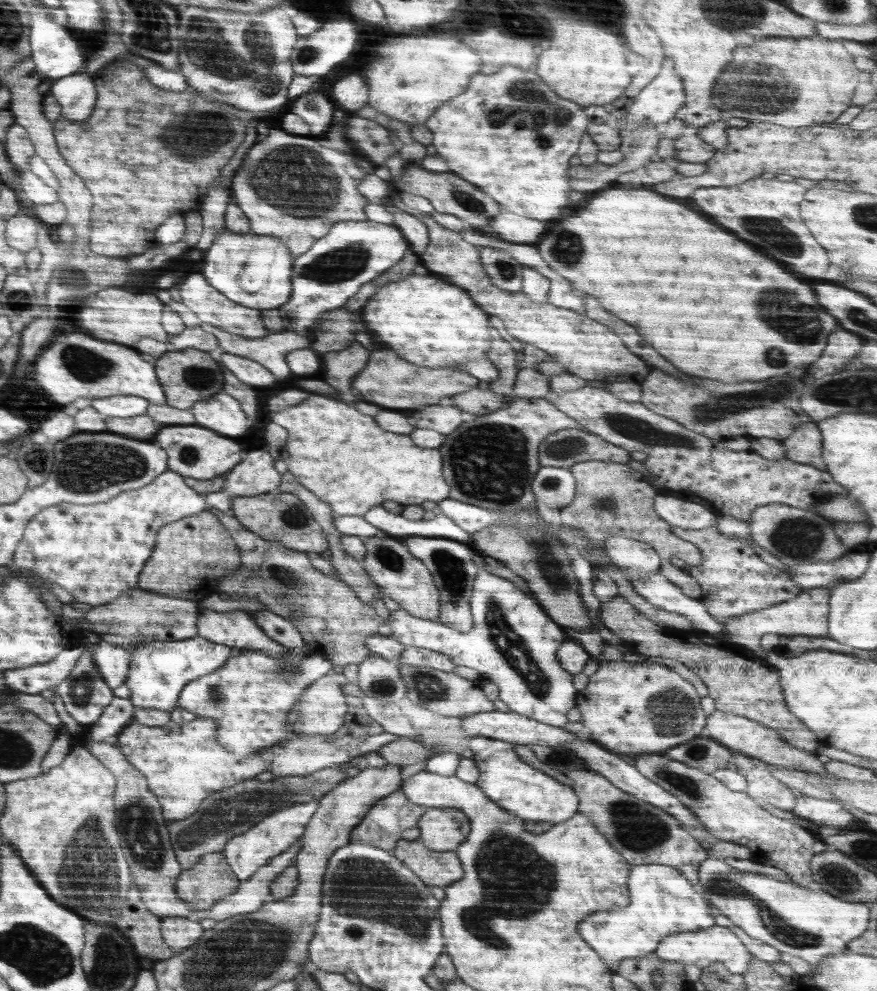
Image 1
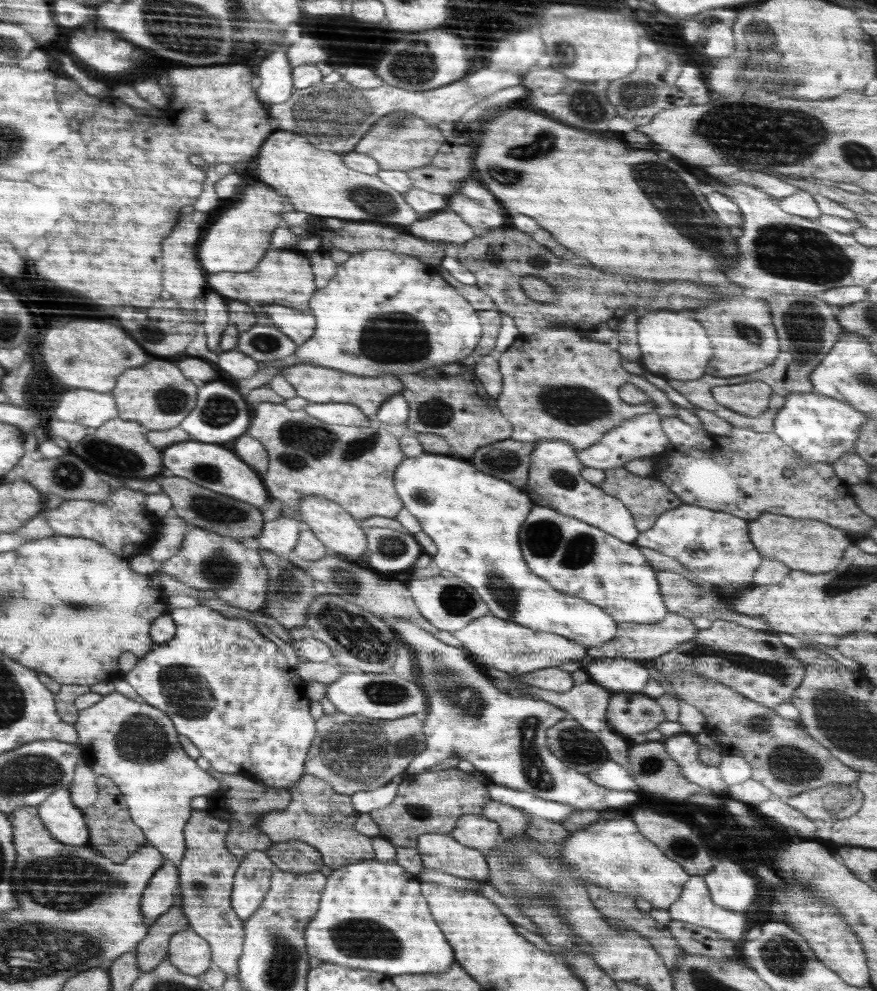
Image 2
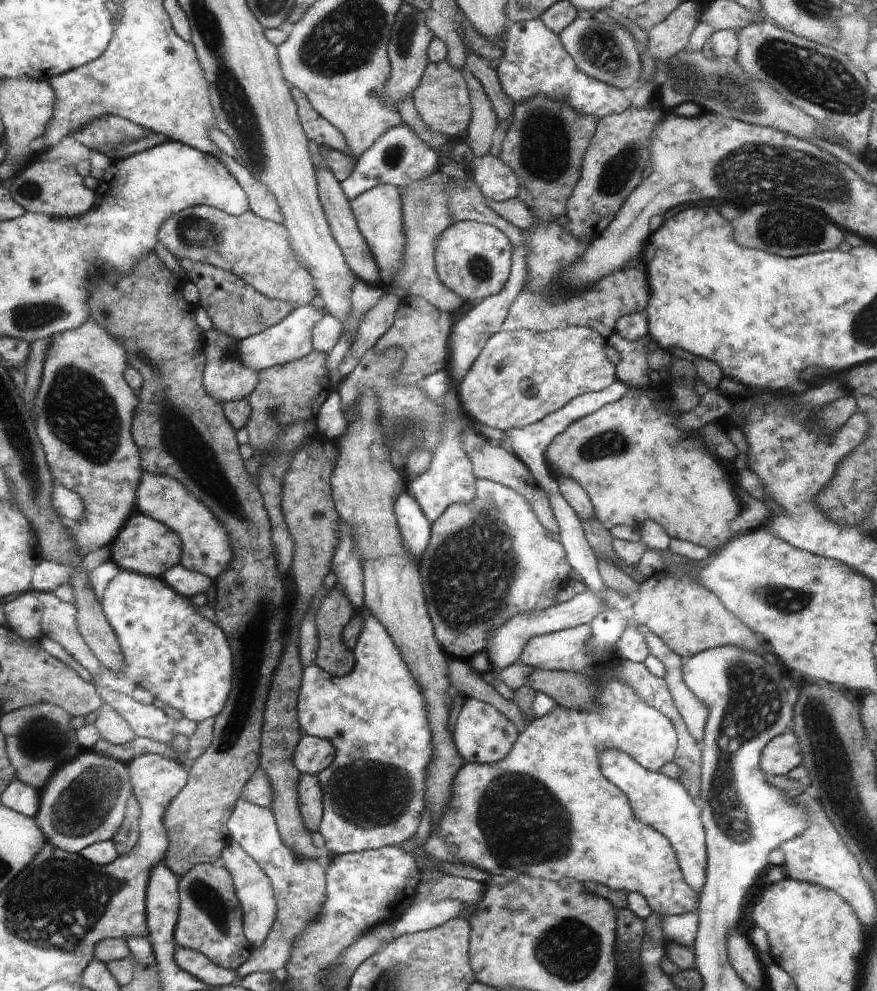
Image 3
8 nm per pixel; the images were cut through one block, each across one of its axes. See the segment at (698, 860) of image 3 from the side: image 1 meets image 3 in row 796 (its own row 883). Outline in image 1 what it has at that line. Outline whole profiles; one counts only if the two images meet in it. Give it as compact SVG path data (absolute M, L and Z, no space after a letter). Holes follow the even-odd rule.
M661 864L632 866L627 888L631 901L624 908L599 910L578 924L580 936L613 972L624 959L654 953L660 941L671 934L706 929L716 924L699 887L690 884L677 868Z

